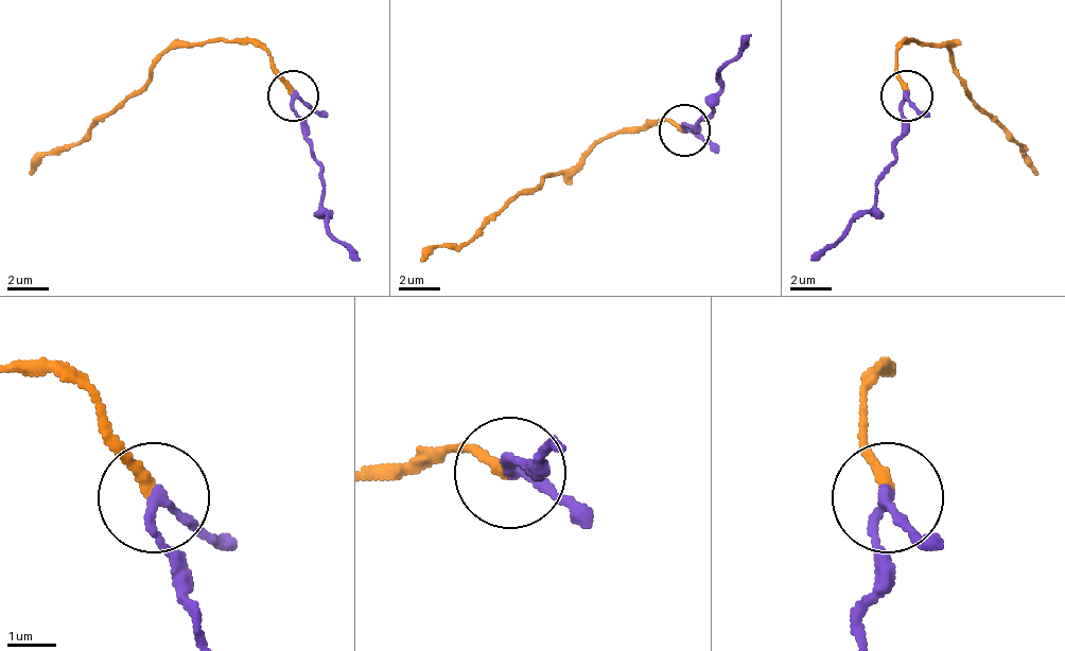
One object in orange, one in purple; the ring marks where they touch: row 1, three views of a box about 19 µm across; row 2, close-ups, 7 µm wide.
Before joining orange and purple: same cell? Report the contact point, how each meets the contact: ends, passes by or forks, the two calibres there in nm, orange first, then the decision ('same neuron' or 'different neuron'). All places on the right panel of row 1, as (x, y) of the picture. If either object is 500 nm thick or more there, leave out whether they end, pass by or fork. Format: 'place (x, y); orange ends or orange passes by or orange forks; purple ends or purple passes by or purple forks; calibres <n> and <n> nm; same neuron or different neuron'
place (907, 95); orange ends; purple passes by; calibres 240 and 200 nm; same neuron

